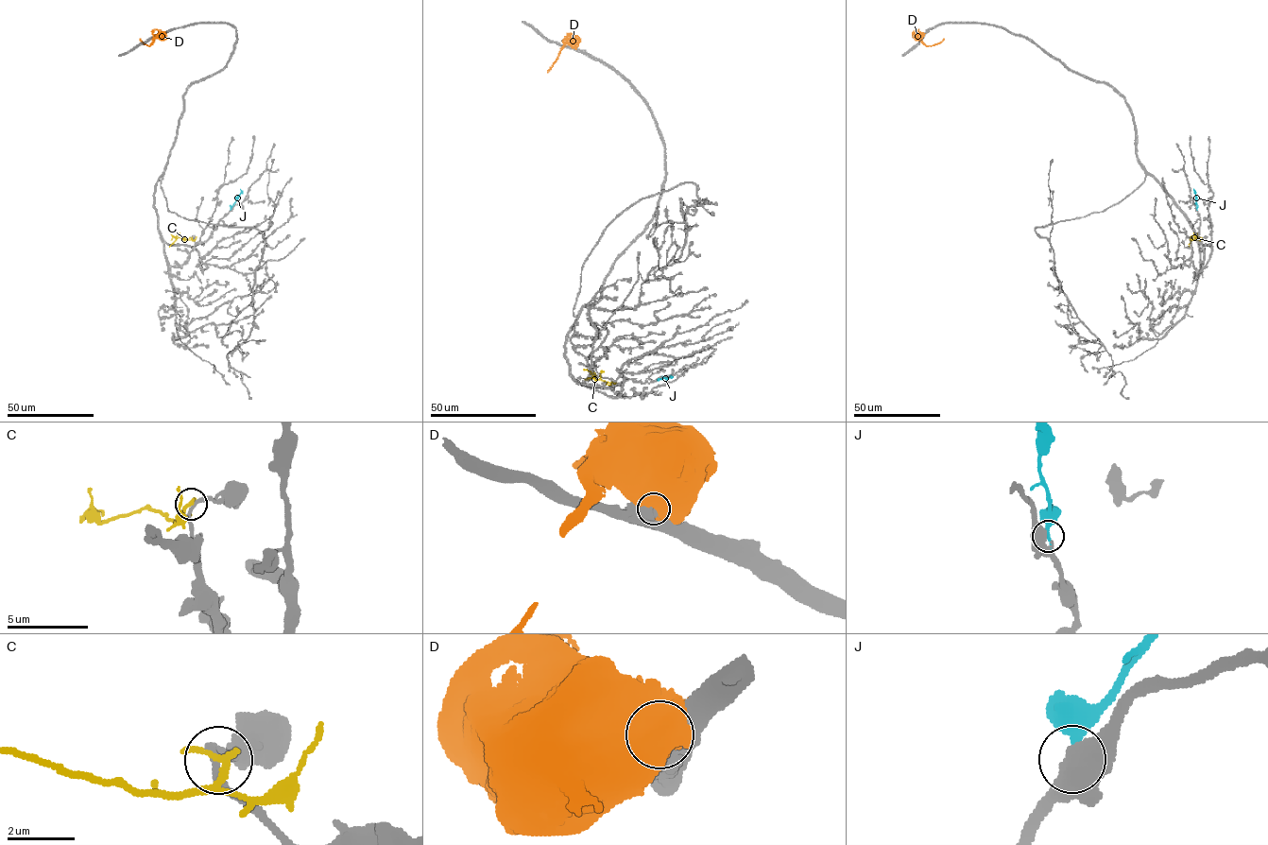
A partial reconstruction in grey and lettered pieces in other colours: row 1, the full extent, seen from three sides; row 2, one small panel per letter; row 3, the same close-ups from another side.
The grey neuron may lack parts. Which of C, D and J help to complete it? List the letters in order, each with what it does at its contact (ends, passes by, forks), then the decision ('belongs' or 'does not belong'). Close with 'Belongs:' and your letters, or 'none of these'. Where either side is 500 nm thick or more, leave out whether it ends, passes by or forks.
C: it ends | does not belong
D: does not belong
J: belongs
Belongs: J

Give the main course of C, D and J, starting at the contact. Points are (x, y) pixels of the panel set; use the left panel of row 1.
C: (191, 238), (177, 237), (169, 247)
D: (160, 35), (147, 45), (139, 39)
J: (231, 208), (240, 189)

